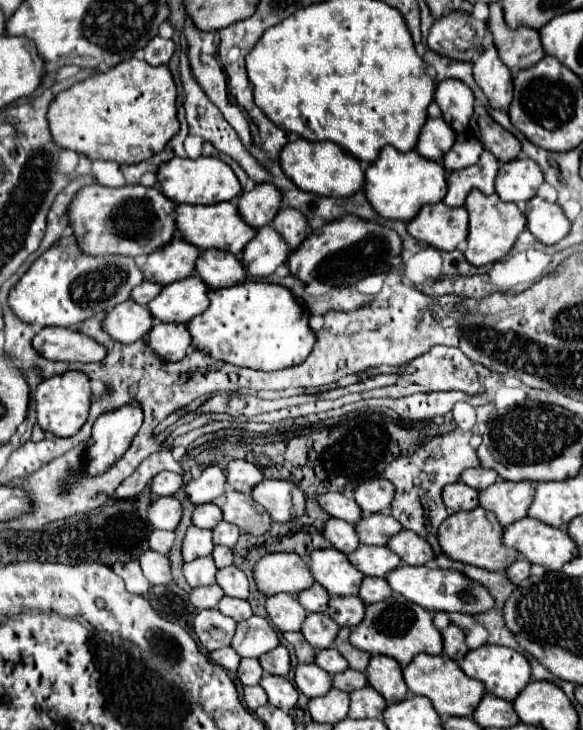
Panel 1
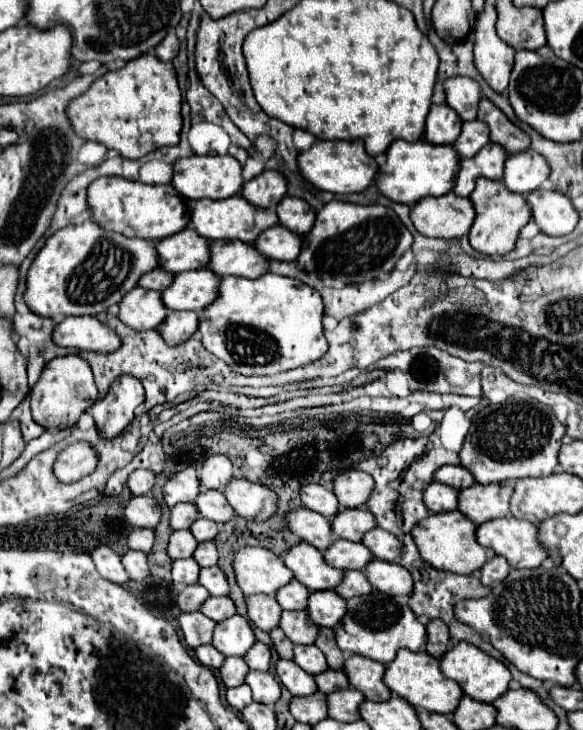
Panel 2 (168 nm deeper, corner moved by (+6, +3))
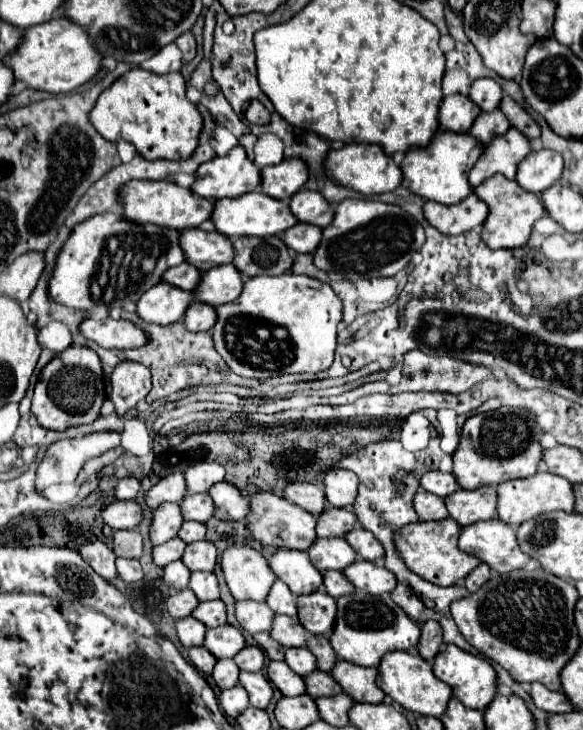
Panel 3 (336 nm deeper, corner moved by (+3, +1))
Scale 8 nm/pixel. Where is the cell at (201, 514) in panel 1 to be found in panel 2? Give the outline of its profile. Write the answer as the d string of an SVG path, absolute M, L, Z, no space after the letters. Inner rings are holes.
M178 503L170 509L170 529L190 529L192 521L198 517L198 511L192 503Z

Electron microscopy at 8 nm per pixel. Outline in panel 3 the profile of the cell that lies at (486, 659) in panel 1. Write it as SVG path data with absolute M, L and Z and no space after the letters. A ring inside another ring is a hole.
M447 645L437 655L435 663L433 663L433 673L453 689L453 697L457 697L465 707L485 711L497 695L497 671L493 669L493 665L483 657L461 651L459 647Z

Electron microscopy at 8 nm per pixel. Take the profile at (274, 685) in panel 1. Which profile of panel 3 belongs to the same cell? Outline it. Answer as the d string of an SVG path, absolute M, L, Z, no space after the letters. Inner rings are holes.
M241 671L239 675L239 685L247 689L251 705L265 709L271 703L273 697L273 687L269 683L269 679L263 673L249 673L249 671Z

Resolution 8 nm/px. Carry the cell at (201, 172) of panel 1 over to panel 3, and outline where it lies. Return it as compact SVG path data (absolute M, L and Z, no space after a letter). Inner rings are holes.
M235 147L225 157L215 157L207 163L201 163L191 191L211 201L221 197L239 197L243 193L255 191L259 183L259 169L245 155L243 147Z

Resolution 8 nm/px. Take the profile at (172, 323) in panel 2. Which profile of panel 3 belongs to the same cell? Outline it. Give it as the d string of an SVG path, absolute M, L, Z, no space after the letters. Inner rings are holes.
M191 303L185 311L183 317L183 325L189 331L209 331L215 323L215 315L213 315L213 307L205 305L205 303Z

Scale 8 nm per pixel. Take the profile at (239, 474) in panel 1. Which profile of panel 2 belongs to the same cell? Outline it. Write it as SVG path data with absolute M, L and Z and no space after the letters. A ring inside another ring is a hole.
M212 455L204 461L198 471L202 489L224 489L224 485L232 479L232 463L226 455Z

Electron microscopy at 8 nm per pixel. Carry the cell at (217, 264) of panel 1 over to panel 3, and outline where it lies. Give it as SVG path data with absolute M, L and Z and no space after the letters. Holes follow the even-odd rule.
M235 237L233 243L233 265L245 277L255 275L281 275L291 269L293 257L279 237Z

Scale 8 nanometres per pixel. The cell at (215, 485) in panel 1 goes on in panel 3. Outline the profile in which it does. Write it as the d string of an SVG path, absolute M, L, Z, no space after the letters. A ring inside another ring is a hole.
M171 473L147 491L145 501L147 501L147 507L157 509L161 503L167 503L167 501L177 501L179 503L185 495L187 495L185 475L183 473Z

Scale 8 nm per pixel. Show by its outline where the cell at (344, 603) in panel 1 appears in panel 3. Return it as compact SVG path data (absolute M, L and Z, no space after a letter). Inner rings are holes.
M311 593L297 599L299 621L313 635L329 635L337 615L337 603L331 595Z

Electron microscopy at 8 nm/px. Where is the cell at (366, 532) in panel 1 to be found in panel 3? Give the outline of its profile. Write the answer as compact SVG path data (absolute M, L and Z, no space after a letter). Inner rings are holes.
M327 507L317 521L317 537L345 537L357 525L357 515L351 509Z

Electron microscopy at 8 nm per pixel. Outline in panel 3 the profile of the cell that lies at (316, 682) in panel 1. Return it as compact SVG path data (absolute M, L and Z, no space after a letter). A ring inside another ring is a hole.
M271 661L267 665L267 675L271 683L285 695L285 697L295 697L305 693L305 679L297 675L295 671L289 669L287 663L283 661Z

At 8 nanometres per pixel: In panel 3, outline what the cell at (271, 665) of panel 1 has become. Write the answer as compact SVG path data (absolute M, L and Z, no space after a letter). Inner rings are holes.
M257 645L245 647L243 651L239 651L235 655L235 663L243 671L261 671L263 665L265 665L265 655L263 655L261 647L257 647Z

